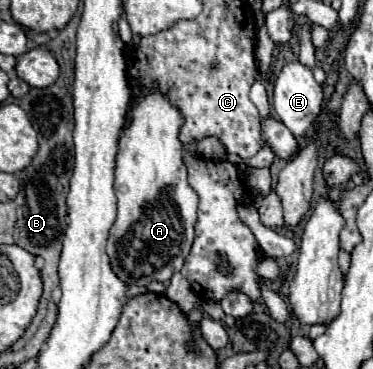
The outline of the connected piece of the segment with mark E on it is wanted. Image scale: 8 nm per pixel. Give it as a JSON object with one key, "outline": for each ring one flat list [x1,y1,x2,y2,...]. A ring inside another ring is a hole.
{"outline":[[299,61,285,65,275,81,275,93,273,93,273,107,279,115,279,119,283,121,283,125,295,137,303,137,307,133,307,129,313,125,315,117,319,115,321,105,323,105,323,91,321,91,321,85,313,79,311,69,307,69]]}

